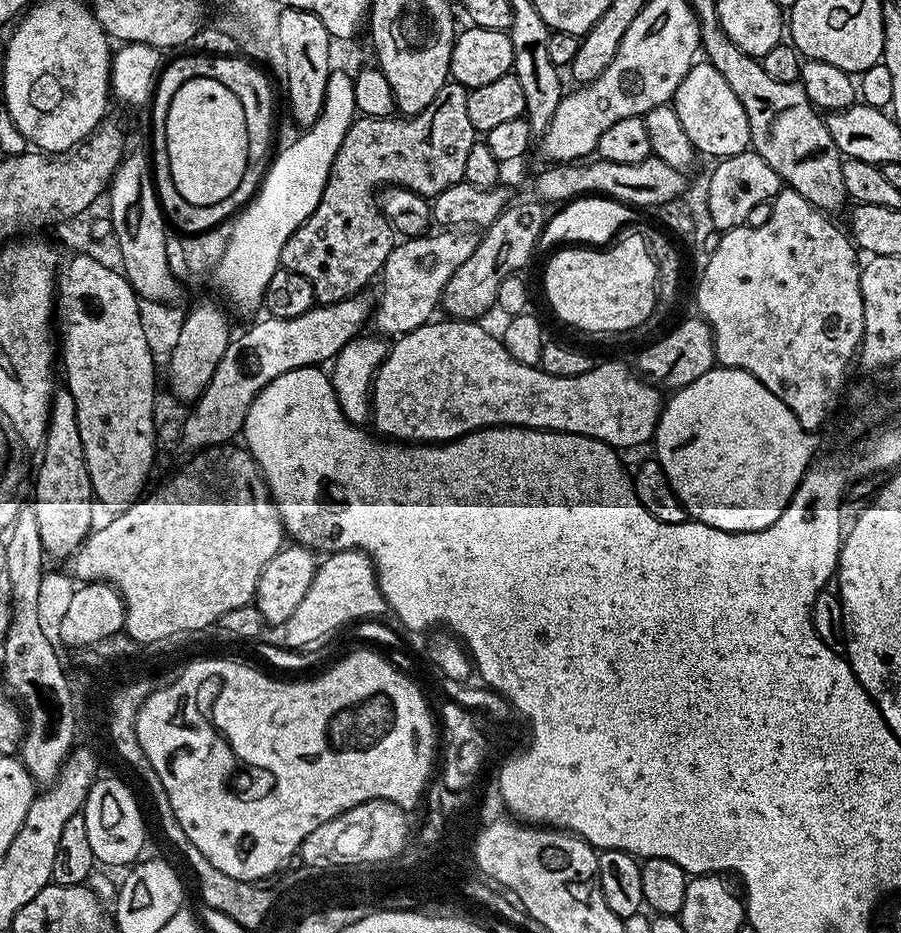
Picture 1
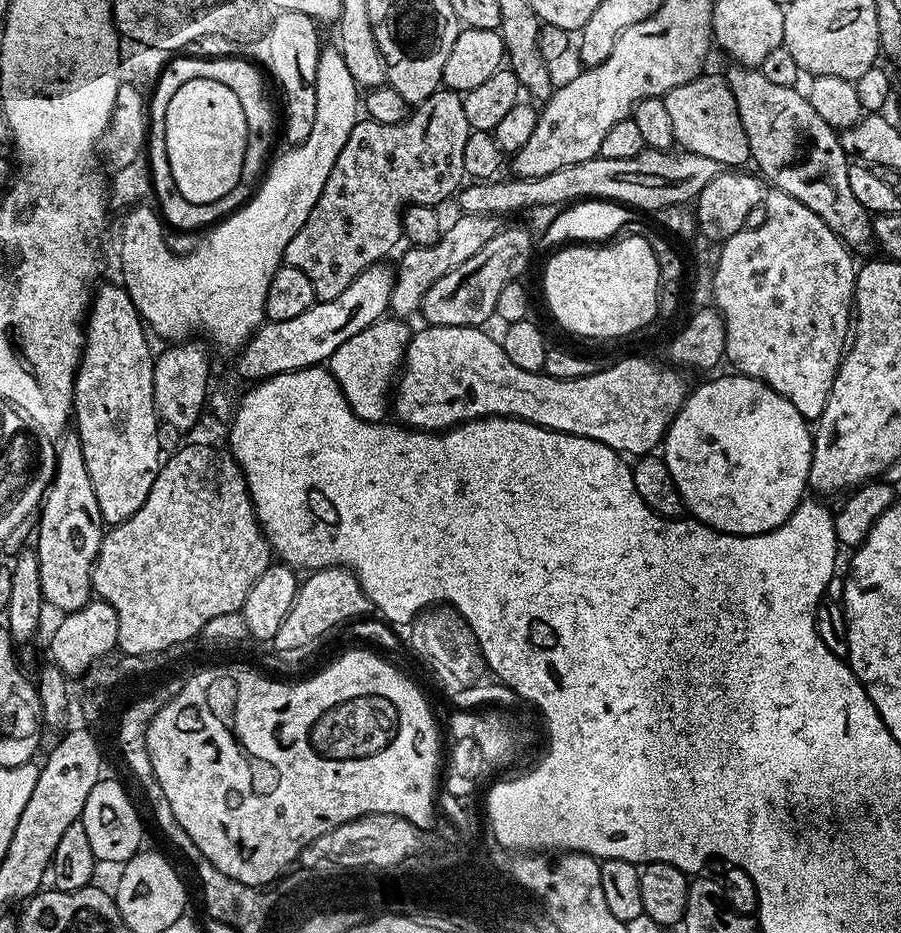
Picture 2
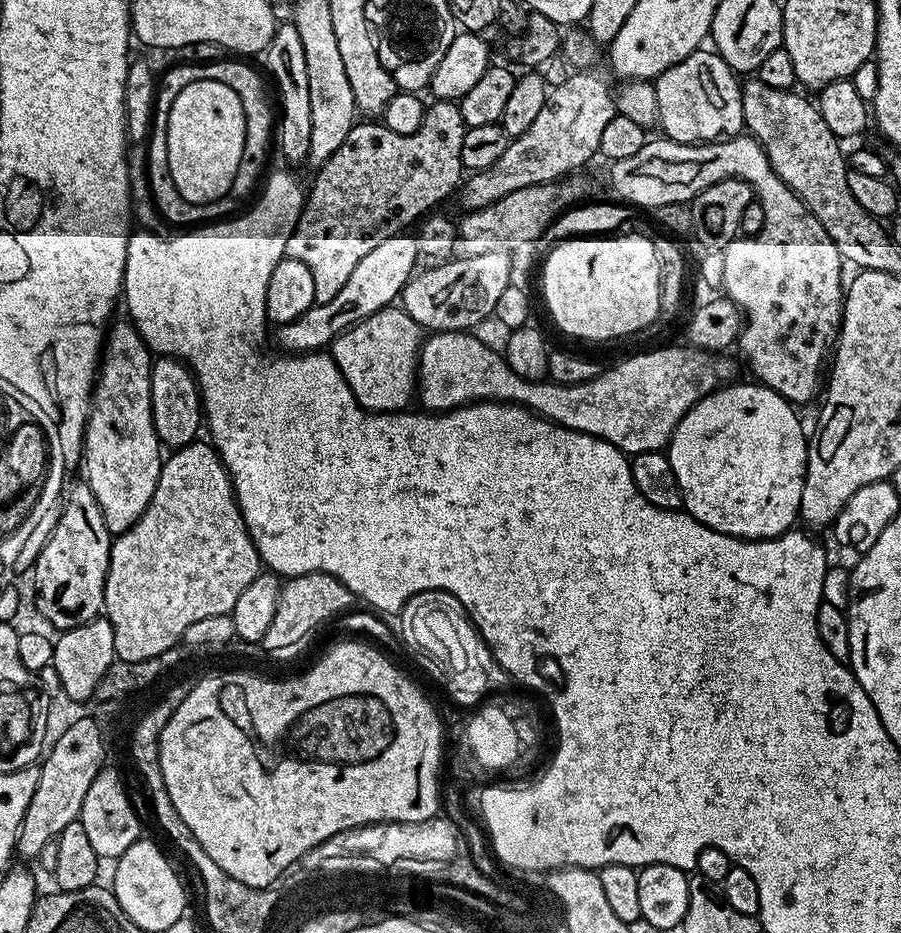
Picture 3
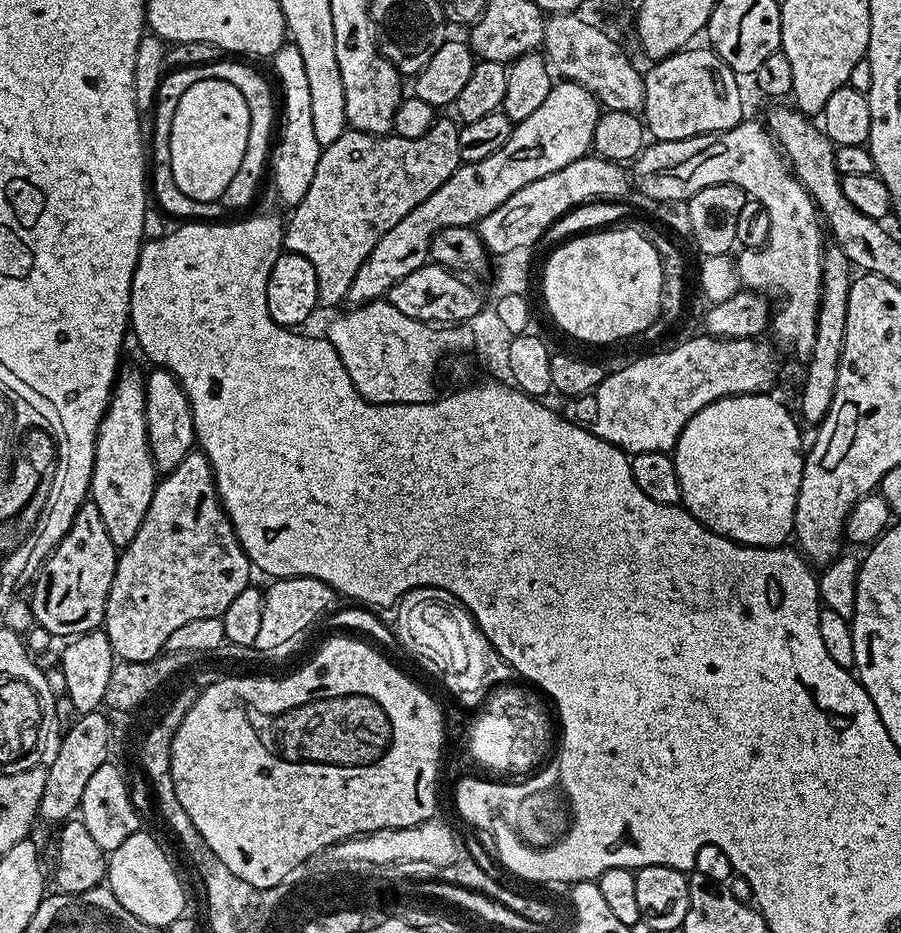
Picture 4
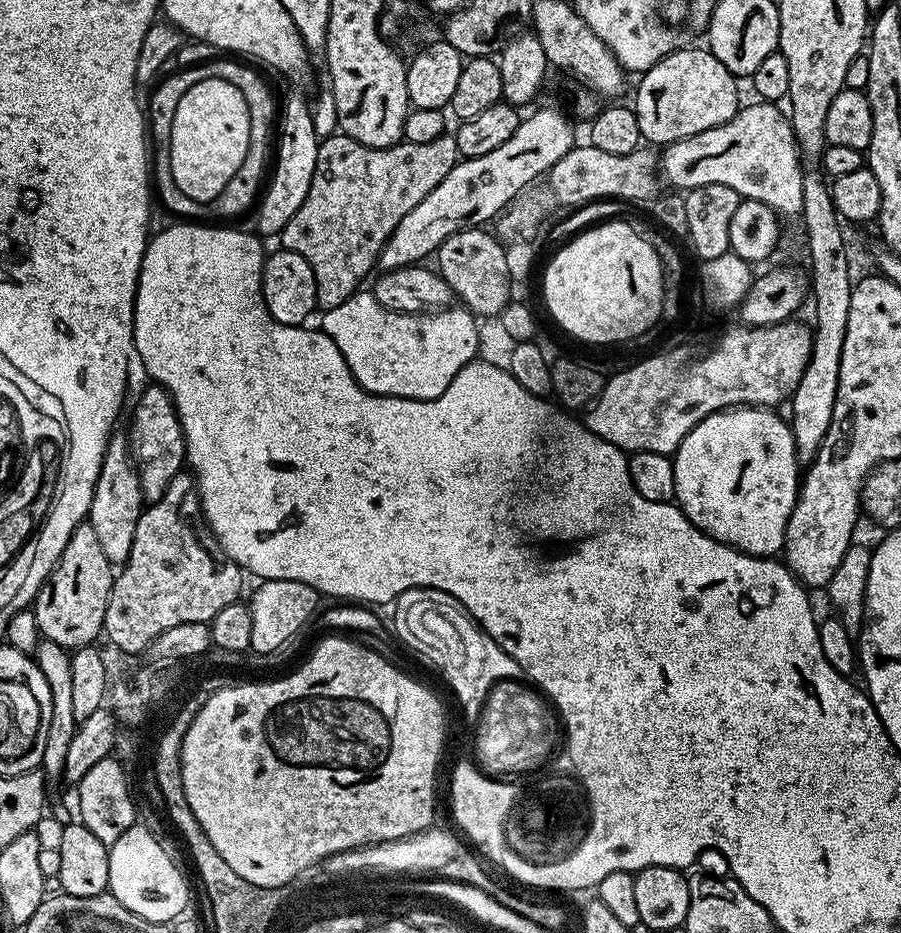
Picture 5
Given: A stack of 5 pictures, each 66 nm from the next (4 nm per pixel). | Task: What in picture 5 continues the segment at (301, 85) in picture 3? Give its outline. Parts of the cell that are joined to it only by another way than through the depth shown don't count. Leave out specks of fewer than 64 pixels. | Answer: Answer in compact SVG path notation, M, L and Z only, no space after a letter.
M300 96L290 97L285 104L283 101L282 111L278 116L278 139L274 144L274 167L271 169L270 179L259 197L258 211L255 213L257 216L254 228L261 237L279 237L286 222L290 222L290 218L294 218L298 206L302 206L302 202L306 199L306 193L310 190L310 182L314 178L314 162L318 162L319 145L320 140L314 130L309 101L307 99L304 101Z

